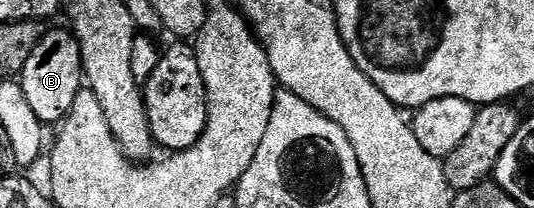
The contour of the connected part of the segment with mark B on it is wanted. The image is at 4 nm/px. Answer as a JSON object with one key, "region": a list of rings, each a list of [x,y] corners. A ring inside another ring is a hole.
{"region":[[[47,30],[40,45],[32,49],[32,57],[28,57],[28,65],[24,65],[20,82],[24,97],[28,97],[28,105],[32,105],[32,113],[36,113],[38,120],[44,125],[61,124],[72,109],[72,101],[76,101],[76,93],[84,87],[78,40],[69,30]]]}

